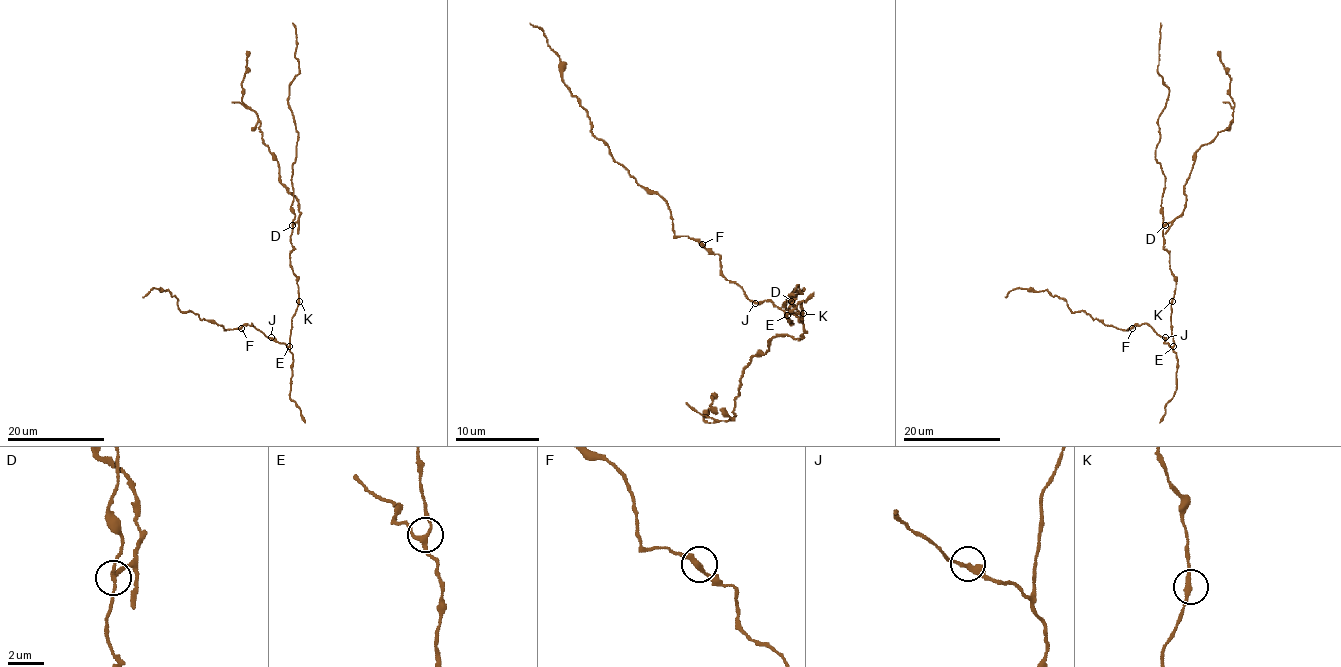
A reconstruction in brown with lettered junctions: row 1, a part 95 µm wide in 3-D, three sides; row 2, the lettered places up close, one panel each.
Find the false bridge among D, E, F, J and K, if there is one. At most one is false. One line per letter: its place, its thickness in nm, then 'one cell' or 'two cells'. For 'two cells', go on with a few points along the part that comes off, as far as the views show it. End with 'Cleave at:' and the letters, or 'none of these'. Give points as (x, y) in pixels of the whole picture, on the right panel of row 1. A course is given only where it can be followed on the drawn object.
D: (1165, 225) | 200 nm | two cells | (1164, 225), (1182, 213), (1185, 184), (1195, 154), (1219, 132), (1226, 129), (1233, 117), (1230, 75), (1218, 51)
E: (1173, 346) | 200 nm | one cell
F: (1132, 328) | 280 nm | one cell
J: (1165, 337) | 280 nm | one cell
K: (1172, 301) | 240 nm | one cell
Cleave at: D

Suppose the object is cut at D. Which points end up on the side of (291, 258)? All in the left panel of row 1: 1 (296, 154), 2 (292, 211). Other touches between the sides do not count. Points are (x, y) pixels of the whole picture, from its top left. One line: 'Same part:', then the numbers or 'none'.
Same part: 1, 2

